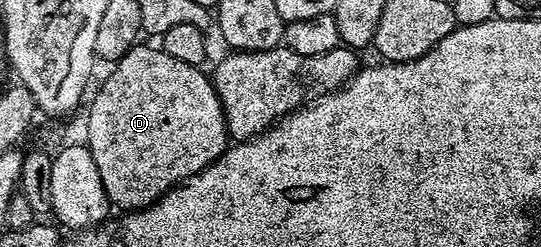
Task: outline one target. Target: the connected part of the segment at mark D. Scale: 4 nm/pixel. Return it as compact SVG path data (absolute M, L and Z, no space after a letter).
M140 42L135 47L130 48L120 60L114 61L111 73L107 76L107 81L95 92L95 97L91 100L91 109L87 112L87 137L85 143L88 150L93 154L93 162L97 162L97 171L101 174L101 186L105 186L105 194L112 205L115 204L119 210L138 210L149 208L155 201L161 199L170 188L176 184L186 182L191 176L195 176L201 170L205 170L222 152L226 152L229 147L229 137L227 135L227 123L223 117L223 107L217 98L217 92L212 77L207 76L202 71L200 65L180 62L177 58L165 54L162 47L150 48L146 42Z

